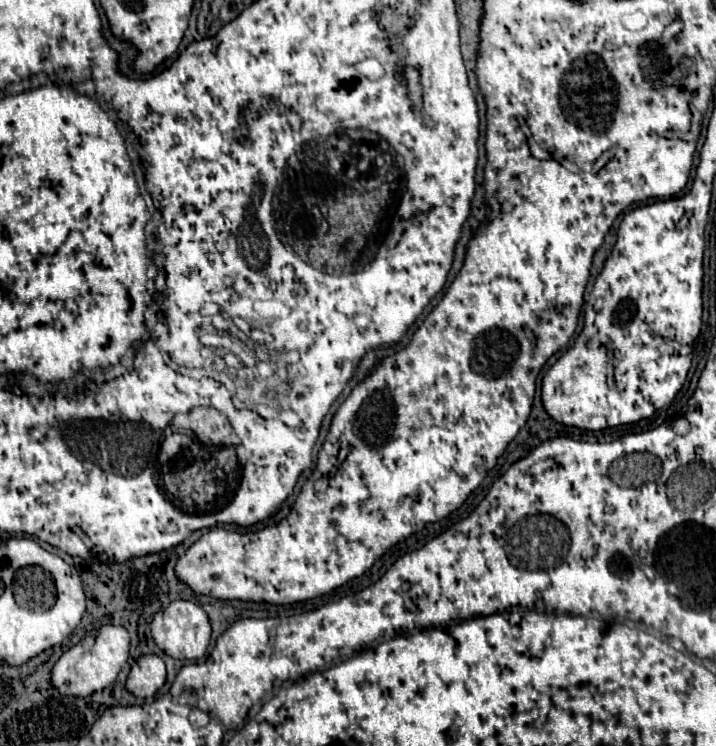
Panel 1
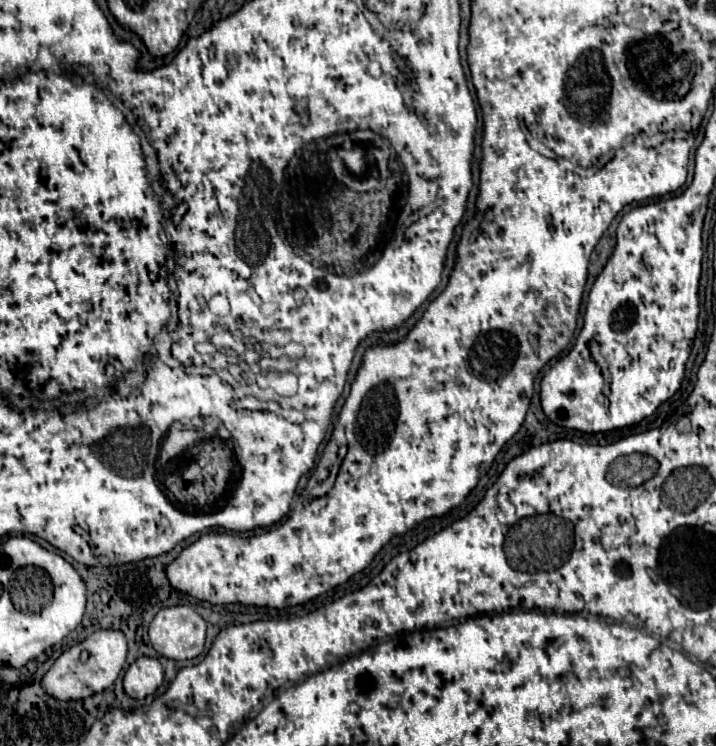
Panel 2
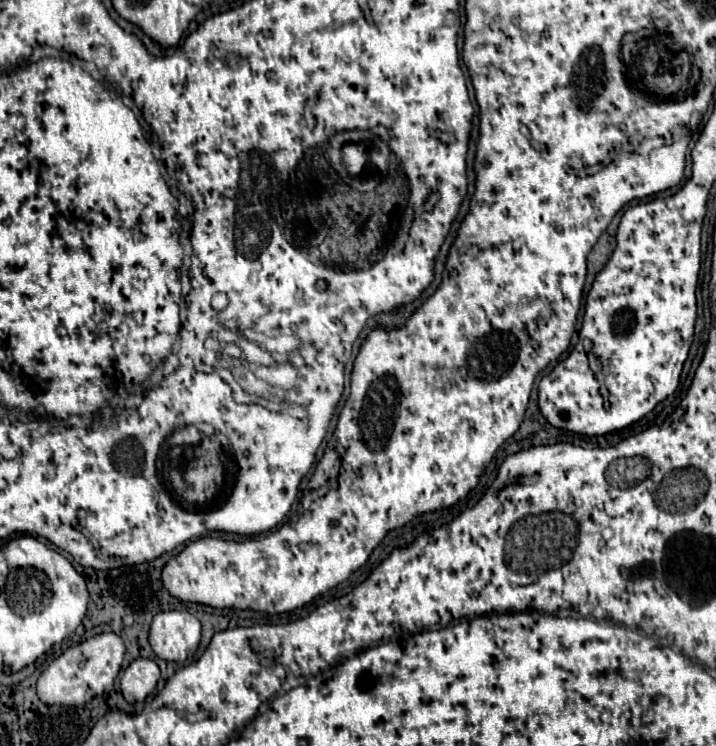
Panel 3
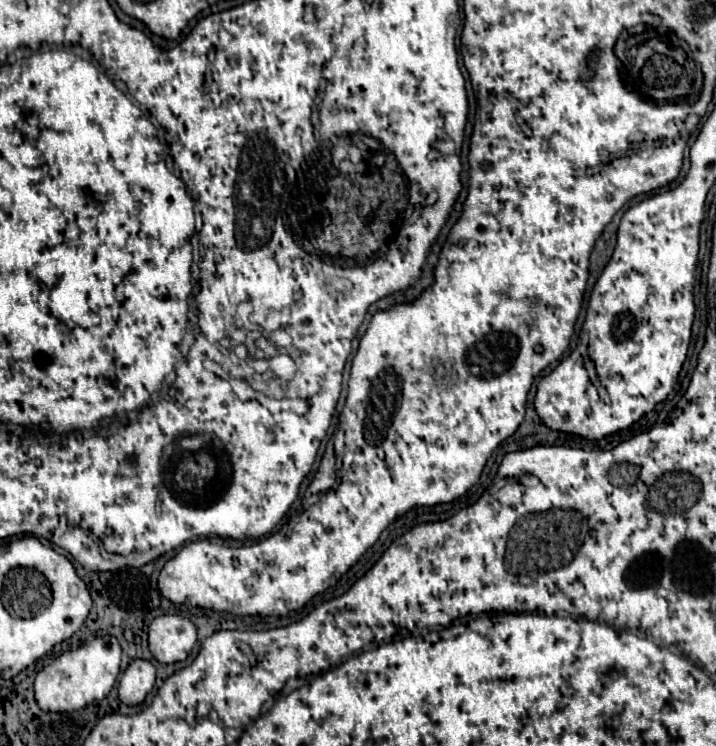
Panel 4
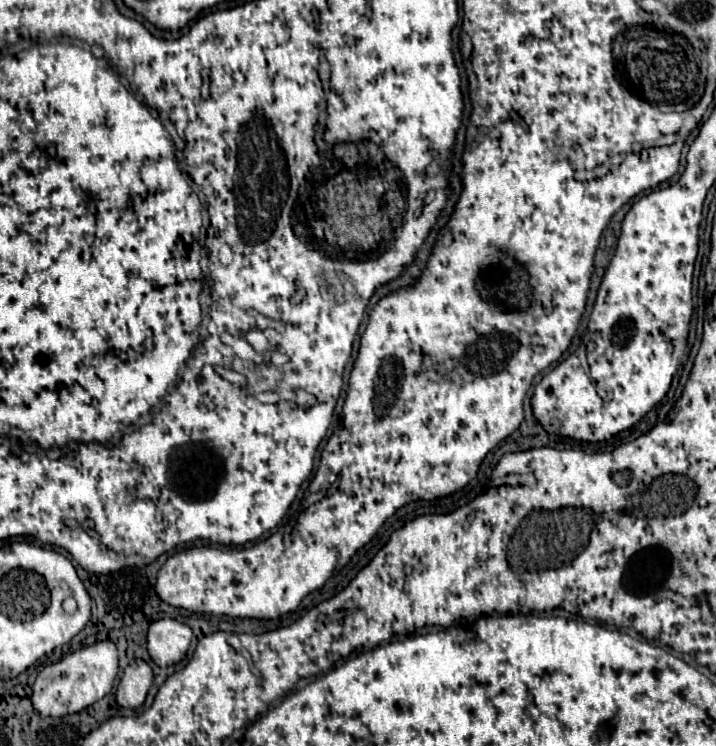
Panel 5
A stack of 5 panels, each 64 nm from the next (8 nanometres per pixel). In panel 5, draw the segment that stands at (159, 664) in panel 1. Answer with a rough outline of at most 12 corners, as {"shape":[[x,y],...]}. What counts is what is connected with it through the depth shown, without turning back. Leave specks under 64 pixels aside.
{"shape":[[144,660],[124,668],[116,690],[122,708],[144,704],[152,668]]}

